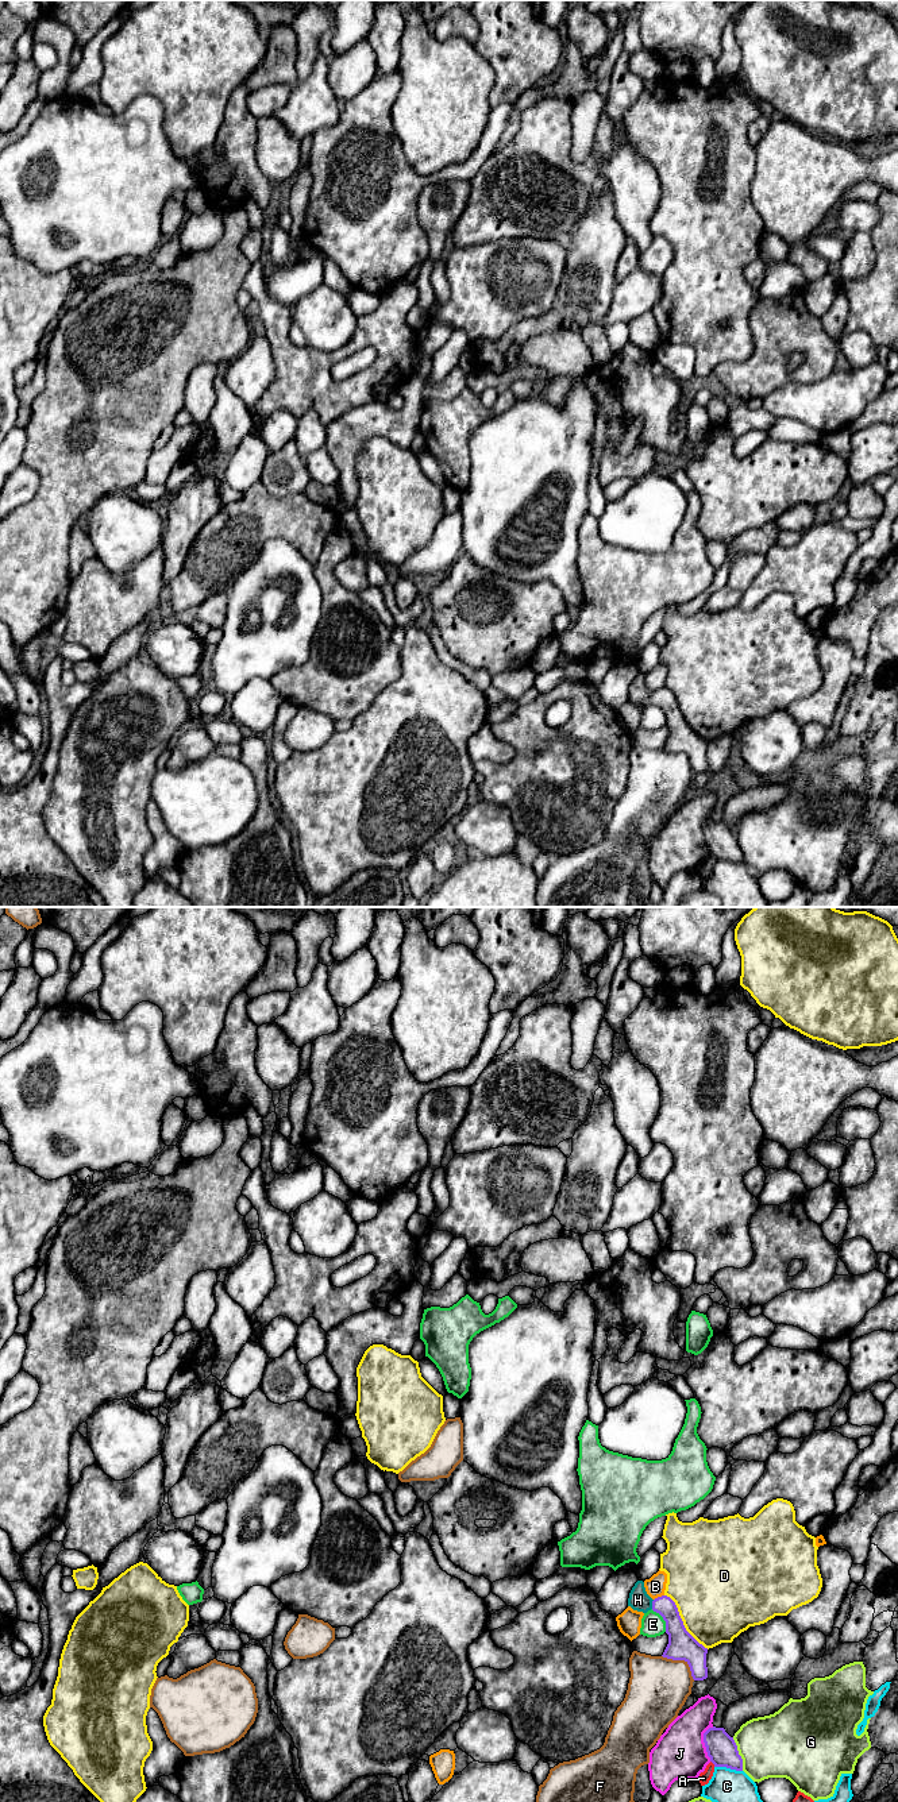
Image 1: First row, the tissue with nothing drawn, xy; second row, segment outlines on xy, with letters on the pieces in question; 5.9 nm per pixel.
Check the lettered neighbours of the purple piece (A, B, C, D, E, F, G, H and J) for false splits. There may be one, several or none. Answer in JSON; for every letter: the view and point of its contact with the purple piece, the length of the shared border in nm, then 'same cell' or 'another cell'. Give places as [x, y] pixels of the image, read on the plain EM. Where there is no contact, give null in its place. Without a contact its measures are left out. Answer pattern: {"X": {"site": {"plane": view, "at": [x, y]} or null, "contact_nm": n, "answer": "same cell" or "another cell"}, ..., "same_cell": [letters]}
{"A": {"site": {"plane": "xy", "at": [712, 855]}, "contact_nm": 50, "answer": "another cell"}, "B": {"site": {"plane": "xy", "at": [658, 690]}, "contact_nm": 70, "answer": "another cell"}, "C": {"site": {"plane": "xy", "at": [728, 860]}, "contact_nm": 170, "answer": "another cell"}, "D": {"site": {"plane": "xy", "at": [682, 716]}, "contact_nm": 420, "answer": "another cell"}, "E": {"site": {"plane": "xy", "at": [663, 712]}, "contact_nm": 160, "answer": "another cell"}, "F": {"site": {"plane": "xy", "at": [682, 752]}, "contact_nm": 240, "answer": "another cell"}, "G": {"site": {"plane": "xy", "at": [737, 847]}, "contact_nm": 220, "answer": "another cell"}, "H": {"site": {"plane": "xy", "at": [652, 697]}, "contact_nm": 60, "answer": "same cell"}, "J": {"site": {"plane": "xy", "at": [704, 834]}, "contact_nm": 200, "answer": "another cell"}, "same_cell": ["H"]}

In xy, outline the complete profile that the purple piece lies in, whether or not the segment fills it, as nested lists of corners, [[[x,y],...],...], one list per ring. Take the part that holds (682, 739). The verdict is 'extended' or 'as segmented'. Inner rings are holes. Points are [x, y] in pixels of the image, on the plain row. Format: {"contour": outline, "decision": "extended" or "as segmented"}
{"contour": [[[637,674],[629,686],[628,699],[643,706],[651,702],[659,706],[666,714],[666,726],[668,728],[668,737],[662,749],[672,753],[685,753],[694,773],[708,771],[708,741],[686,723],[678,701],[670,690],[662,688],[652,692],[645,684],[644,675]]], "decision": "extended"}

